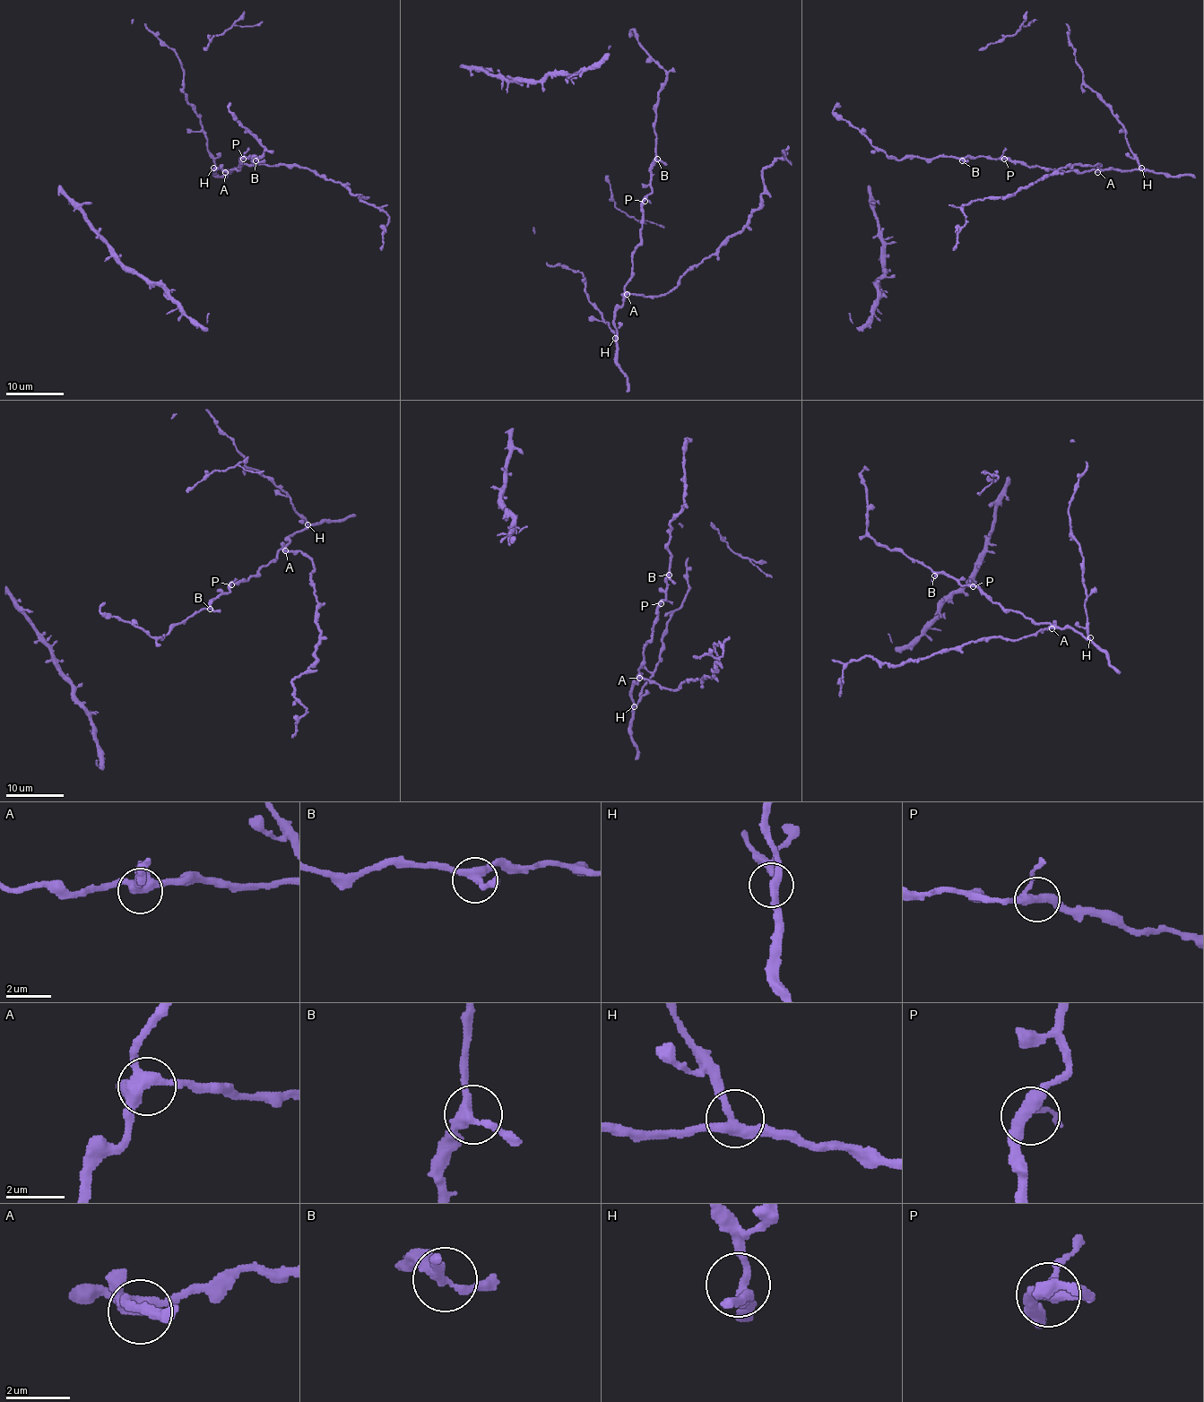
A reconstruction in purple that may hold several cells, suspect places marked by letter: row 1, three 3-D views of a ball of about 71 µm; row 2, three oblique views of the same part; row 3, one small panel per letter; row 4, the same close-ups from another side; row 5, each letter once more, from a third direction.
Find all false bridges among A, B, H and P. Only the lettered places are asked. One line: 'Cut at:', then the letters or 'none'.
Cut at: none

